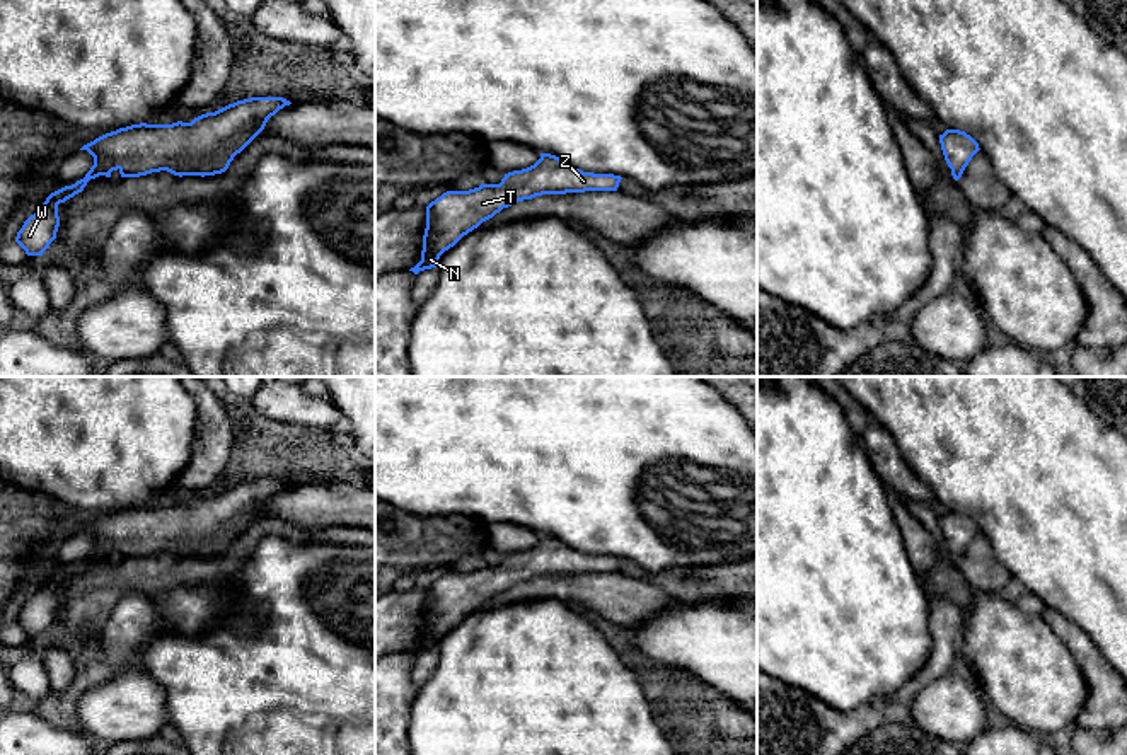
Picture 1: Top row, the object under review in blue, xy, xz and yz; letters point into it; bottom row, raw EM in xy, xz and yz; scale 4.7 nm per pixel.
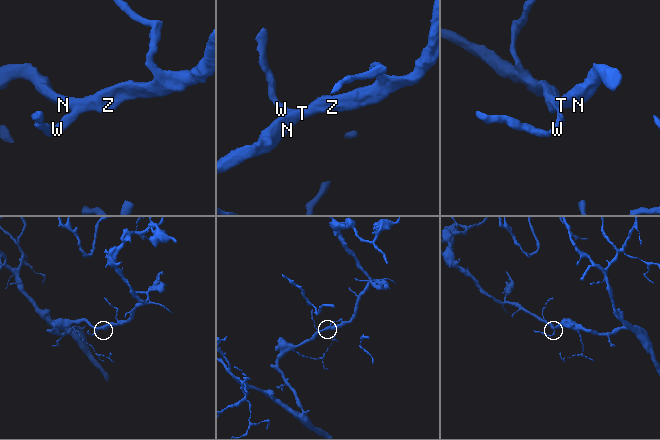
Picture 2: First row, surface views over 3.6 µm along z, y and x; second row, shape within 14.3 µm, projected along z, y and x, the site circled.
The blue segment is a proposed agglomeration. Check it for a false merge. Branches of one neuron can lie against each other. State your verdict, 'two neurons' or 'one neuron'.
one neuron

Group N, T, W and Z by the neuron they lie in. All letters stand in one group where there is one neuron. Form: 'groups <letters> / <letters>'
groups N T W Z

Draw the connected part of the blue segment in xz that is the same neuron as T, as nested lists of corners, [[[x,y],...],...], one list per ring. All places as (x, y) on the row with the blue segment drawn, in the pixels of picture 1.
[[[540,153],[534,165],[505,174],[500,184],[447,191],[426,206],[421,261],[409,271],[418,274],[436,268],[445,251],[513,203],[542,194],[617,191],[621,179],[614,174],[583,172],[556,155]]]

